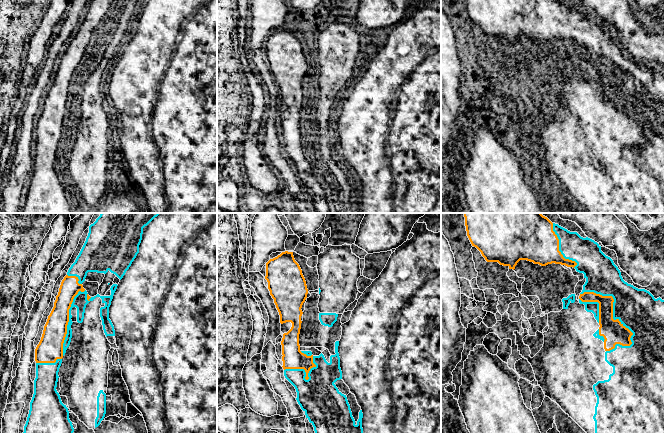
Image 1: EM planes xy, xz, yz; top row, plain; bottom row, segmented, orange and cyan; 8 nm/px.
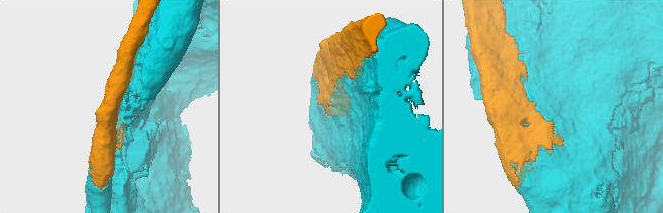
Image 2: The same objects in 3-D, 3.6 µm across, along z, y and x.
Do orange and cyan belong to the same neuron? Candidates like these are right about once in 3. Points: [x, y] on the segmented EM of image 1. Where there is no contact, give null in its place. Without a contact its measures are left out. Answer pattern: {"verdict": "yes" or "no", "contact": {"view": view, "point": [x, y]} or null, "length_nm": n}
{"verdict": "no", "contact": {"view": "yz", "point": [612, 308]}, "length_nm": 600}

